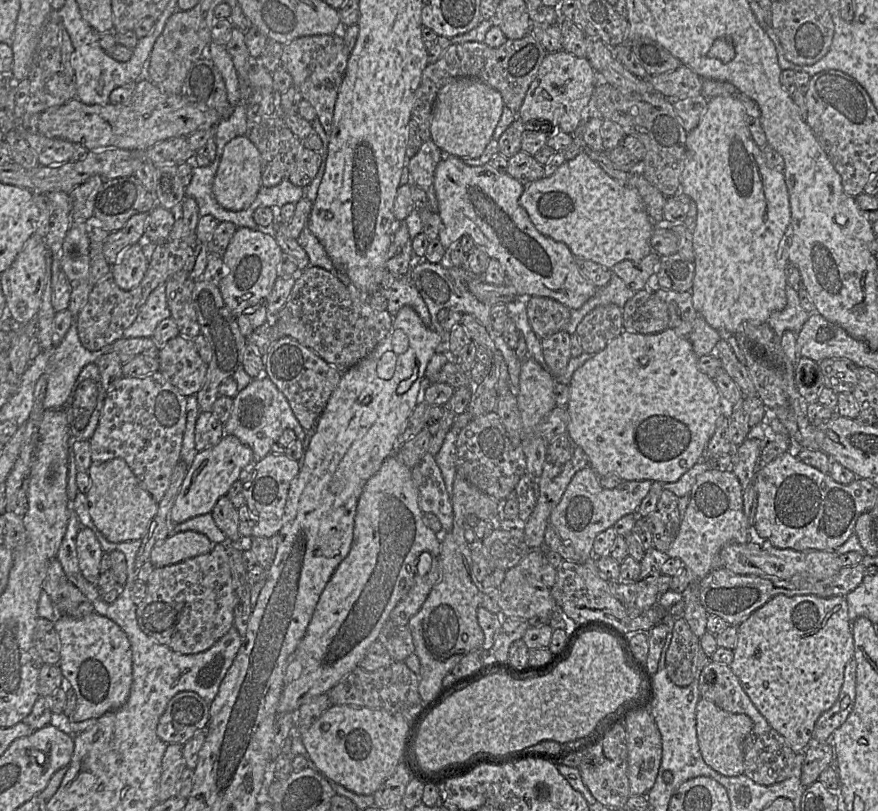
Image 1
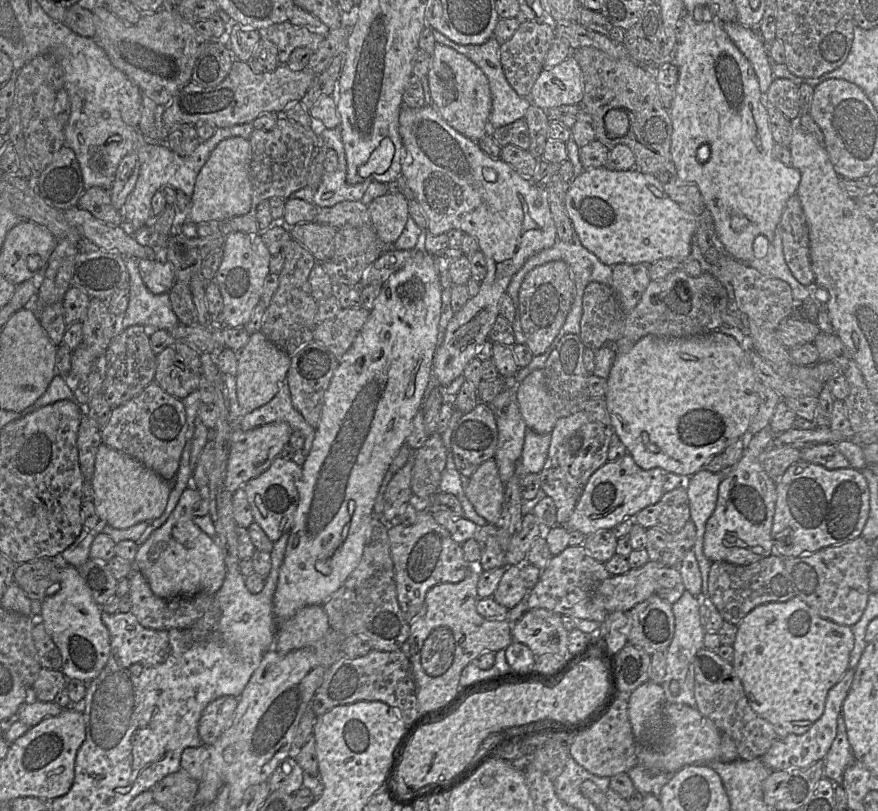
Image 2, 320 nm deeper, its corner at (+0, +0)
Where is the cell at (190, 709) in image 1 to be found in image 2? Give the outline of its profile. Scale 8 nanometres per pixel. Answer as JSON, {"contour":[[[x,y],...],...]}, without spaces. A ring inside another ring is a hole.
{"contour":[[[220,697],[207,705],[198,723],[202,746],[210,747],[231,726],[239,698]]]}

